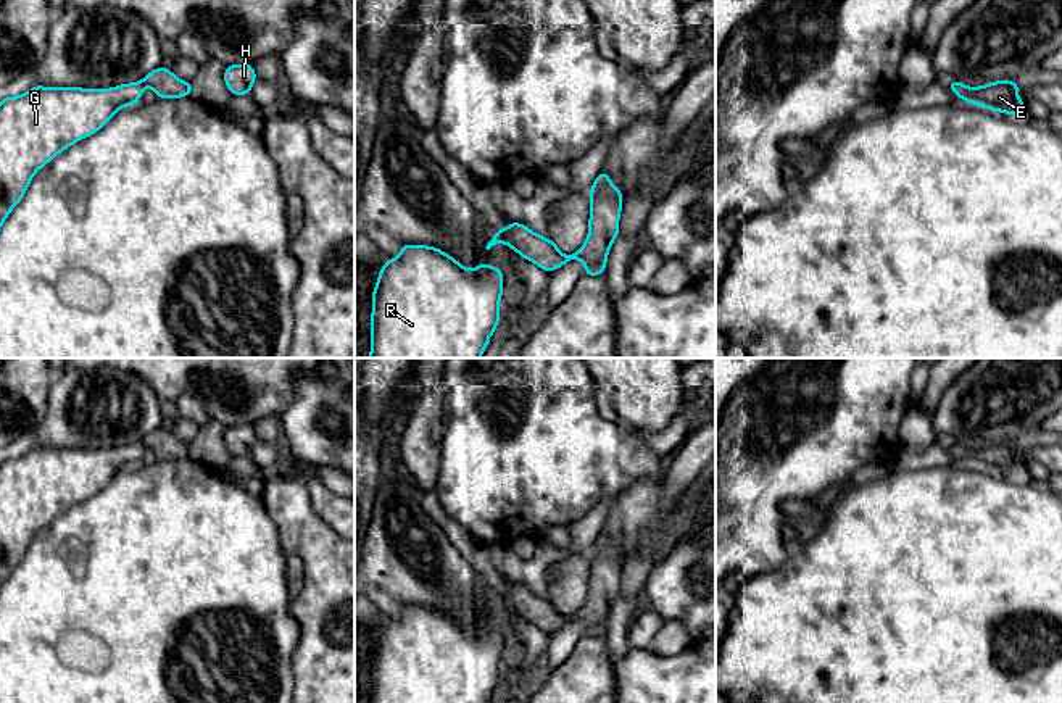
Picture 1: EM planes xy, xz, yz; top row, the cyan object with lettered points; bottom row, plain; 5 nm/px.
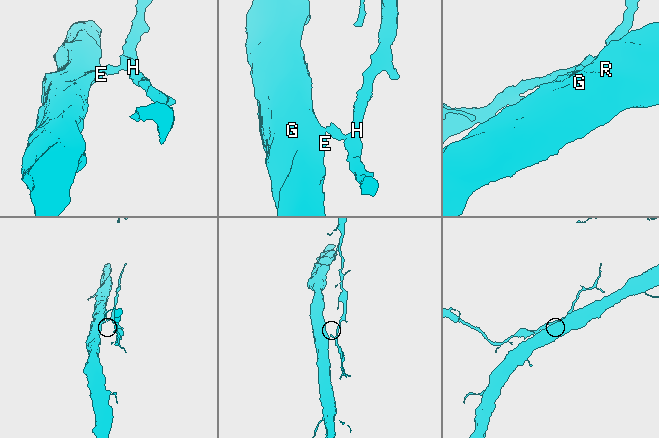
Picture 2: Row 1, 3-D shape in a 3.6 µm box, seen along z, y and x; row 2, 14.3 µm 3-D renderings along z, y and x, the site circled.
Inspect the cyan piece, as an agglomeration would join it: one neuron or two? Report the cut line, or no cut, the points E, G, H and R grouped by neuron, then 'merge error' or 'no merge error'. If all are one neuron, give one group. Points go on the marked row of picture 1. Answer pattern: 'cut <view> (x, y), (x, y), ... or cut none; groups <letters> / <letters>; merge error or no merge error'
cut xz (503, 231), (505, 241); groups E G R / H; merge error

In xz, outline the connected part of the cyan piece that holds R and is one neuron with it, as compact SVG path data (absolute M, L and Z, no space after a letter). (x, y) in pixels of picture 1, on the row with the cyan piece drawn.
M401 243L400 256L390 256L374 285L369 358L480 358L500 322L501 297L501 269L488 263L467 269L437 247Z

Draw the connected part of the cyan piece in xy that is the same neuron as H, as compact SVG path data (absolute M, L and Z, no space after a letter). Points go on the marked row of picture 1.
M229 64L224 68L224 82L232 95L250 95L256 79L253 64Z

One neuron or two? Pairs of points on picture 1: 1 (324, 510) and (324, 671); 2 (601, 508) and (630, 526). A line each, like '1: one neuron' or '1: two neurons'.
1: two neurons
2: two neurons

